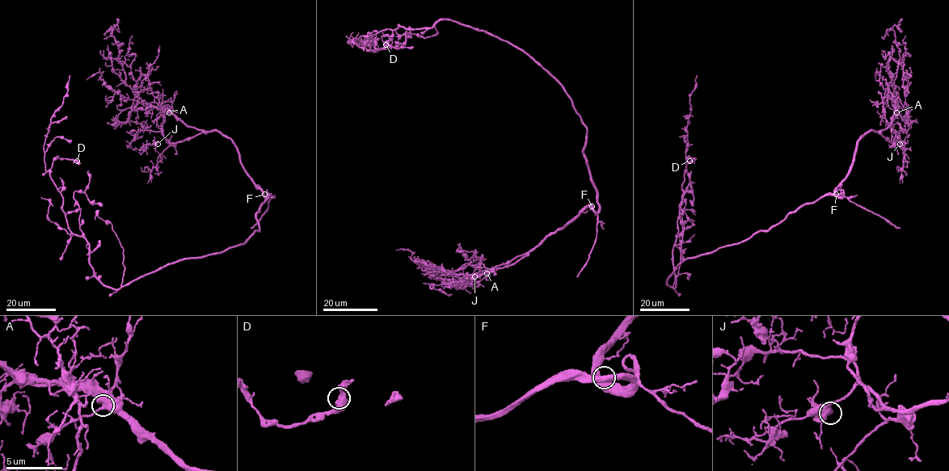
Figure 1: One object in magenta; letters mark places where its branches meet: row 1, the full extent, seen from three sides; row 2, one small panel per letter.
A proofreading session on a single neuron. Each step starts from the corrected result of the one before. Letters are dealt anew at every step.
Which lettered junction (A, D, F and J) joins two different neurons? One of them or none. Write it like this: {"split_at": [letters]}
{"split_at": []}

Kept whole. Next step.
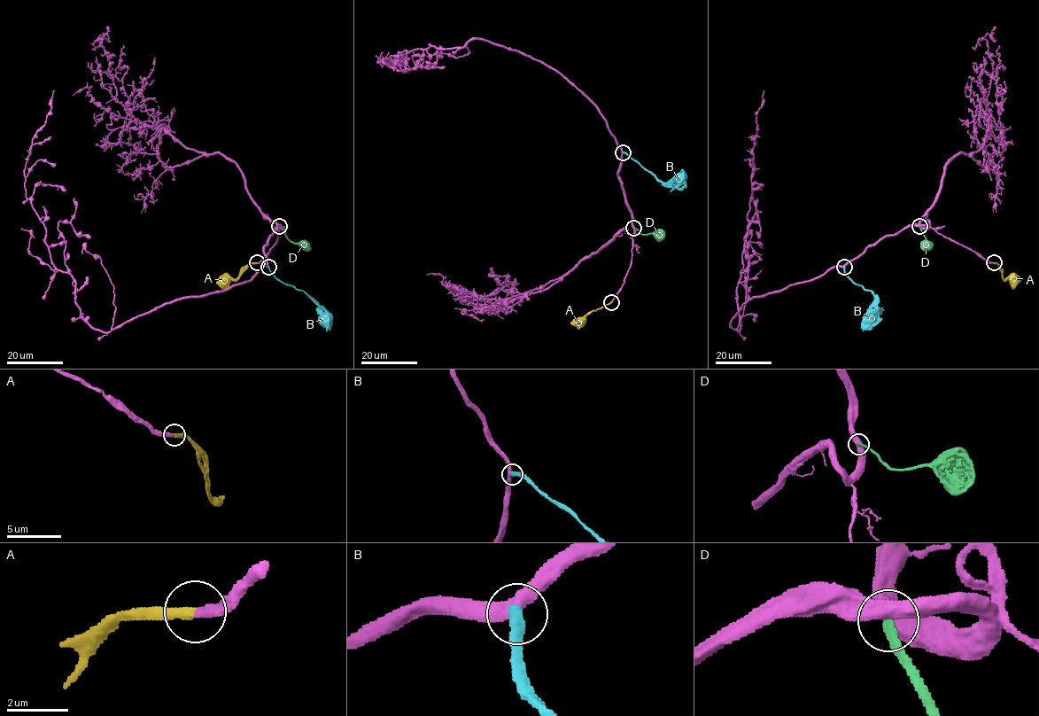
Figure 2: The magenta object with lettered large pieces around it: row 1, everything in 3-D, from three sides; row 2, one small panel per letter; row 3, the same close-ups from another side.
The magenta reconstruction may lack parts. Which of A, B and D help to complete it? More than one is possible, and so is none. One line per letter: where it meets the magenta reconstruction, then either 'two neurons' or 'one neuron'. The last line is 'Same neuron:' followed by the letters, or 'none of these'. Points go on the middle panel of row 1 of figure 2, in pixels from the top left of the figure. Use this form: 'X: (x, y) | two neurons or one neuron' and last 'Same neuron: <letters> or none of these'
A: (611, 302) | one neuron
B: (623, 152) | two neurons
D: (633, 228) | two neurons
Same neuron: A

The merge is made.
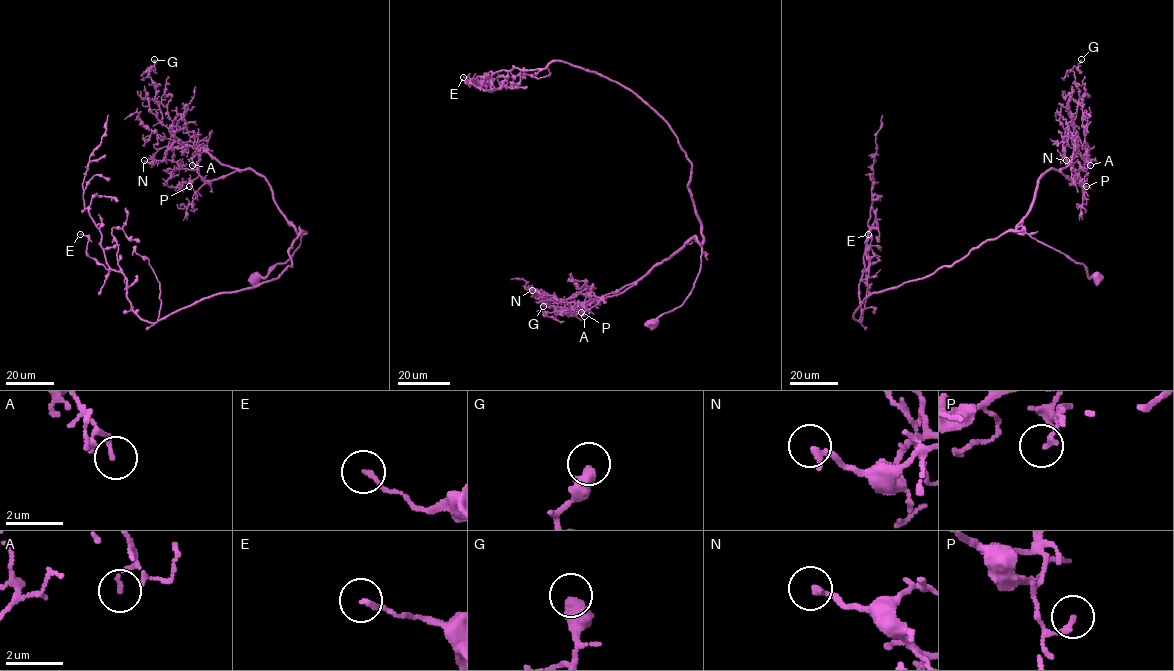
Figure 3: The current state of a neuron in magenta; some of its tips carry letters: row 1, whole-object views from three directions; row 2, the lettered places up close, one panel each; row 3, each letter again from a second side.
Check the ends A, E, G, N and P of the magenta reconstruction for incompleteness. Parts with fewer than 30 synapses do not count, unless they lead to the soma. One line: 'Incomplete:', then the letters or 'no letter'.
Incomplete: no letter

